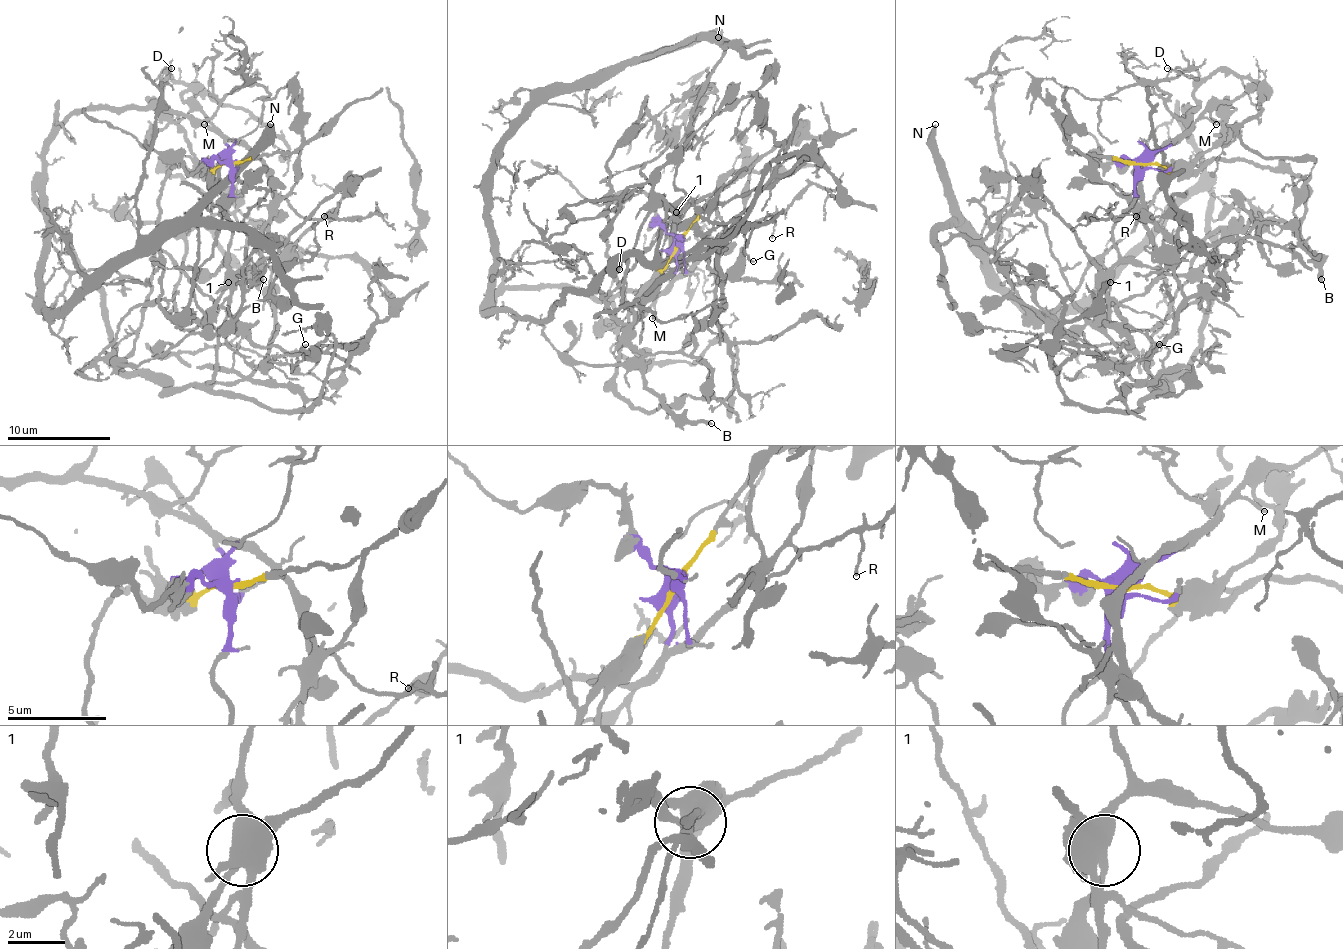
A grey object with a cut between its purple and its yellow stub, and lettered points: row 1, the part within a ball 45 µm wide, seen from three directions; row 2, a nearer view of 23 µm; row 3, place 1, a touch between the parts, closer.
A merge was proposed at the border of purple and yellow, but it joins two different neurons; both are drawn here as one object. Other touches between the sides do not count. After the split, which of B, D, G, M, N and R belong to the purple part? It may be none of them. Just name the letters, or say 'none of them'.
D, G, M, N, R

